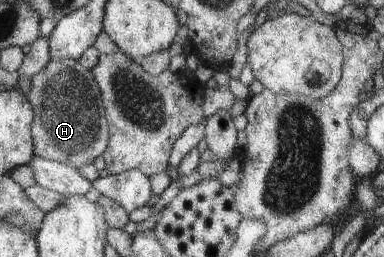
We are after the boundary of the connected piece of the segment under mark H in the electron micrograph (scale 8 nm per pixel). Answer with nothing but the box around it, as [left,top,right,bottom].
[26,59,109,168]

